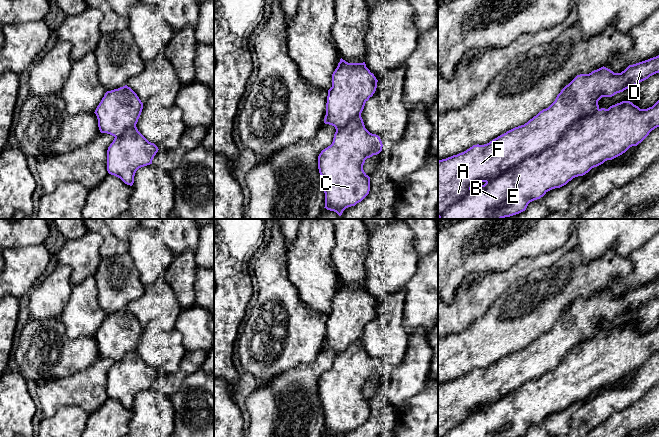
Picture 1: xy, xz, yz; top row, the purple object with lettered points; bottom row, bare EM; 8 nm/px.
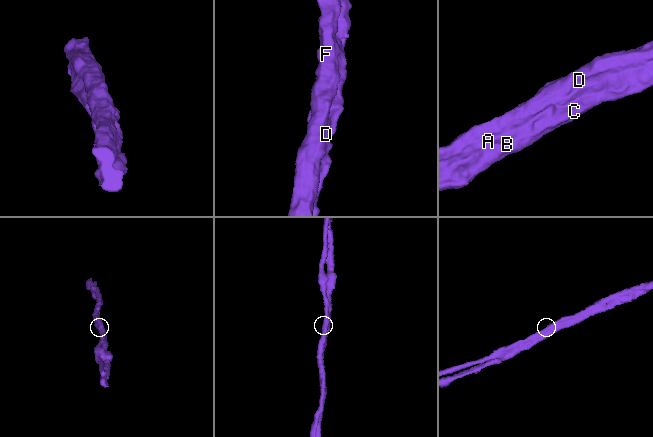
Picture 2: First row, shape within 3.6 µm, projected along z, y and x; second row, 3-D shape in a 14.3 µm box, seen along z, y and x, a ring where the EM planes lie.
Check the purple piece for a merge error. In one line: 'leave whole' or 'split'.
split

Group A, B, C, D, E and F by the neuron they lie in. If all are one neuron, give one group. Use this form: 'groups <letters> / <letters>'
groups A D F / B C E

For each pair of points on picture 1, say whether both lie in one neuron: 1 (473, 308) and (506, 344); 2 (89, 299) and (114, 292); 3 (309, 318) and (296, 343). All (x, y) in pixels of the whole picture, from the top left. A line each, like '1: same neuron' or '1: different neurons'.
1: different neurons
2: different neurons
3: same neuron

